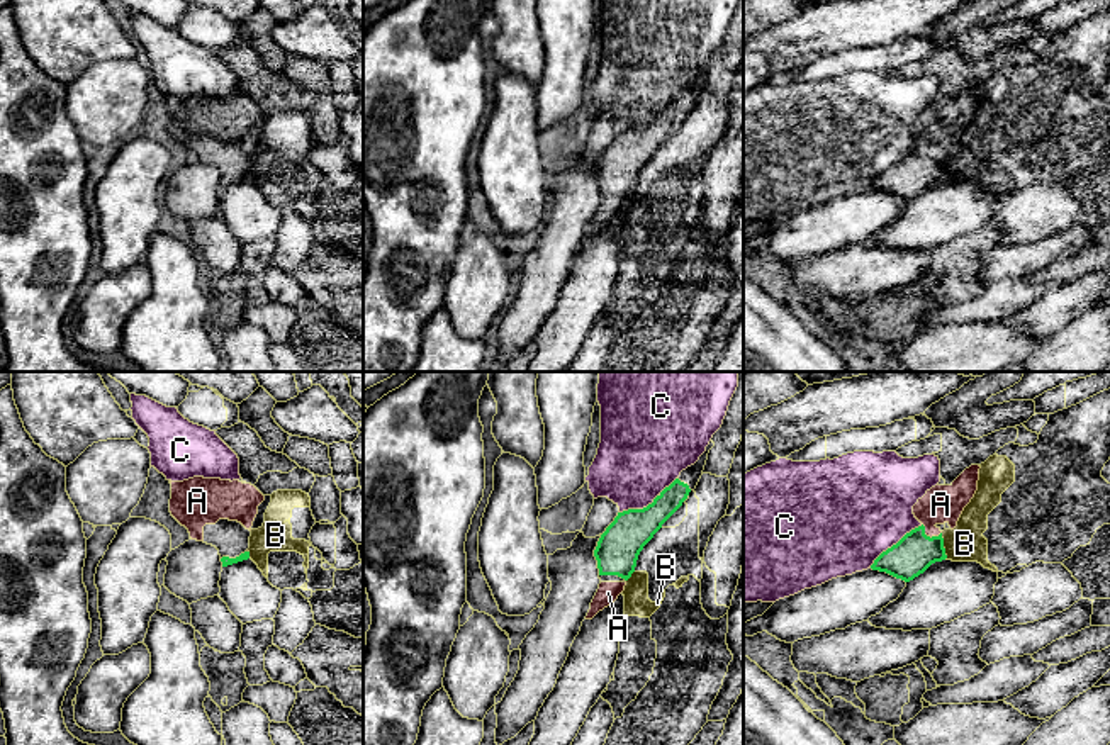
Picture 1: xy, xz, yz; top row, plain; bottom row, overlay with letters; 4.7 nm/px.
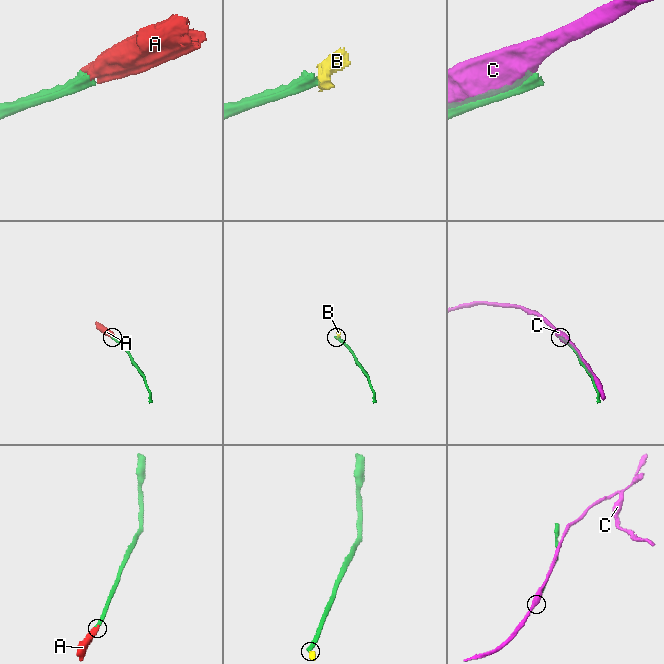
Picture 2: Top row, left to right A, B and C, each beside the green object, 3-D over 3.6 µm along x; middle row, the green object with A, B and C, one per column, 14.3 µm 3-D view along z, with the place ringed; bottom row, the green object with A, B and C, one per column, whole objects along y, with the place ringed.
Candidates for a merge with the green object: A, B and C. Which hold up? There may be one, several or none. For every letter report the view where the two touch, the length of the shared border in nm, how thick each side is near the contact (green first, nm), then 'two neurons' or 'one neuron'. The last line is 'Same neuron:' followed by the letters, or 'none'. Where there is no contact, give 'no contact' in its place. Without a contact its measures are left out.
A: yz | 110 nm | 190/180 nm | one neuron
B: yz | 130 nm | 190/180 nm | two neurons
C: xz | 320 nm | 200/400 nm | two neurons
Same neuron: A

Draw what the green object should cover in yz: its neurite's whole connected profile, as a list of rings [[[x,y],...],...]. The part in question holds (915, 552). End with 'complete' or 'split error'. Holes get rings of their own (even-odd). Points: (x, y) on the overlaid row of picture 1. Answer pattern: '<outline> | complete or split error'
[[[971,465],[950,485],[935,485],[927,490],[927,494],[913,506],[913,514],[922,524],[906,533],[896,545],[883,552],[874,560],[871,569],[910,582],[923,574],[932,563],[945,560],[947,555],[944,548],[942,531],[939,526],[944,523],[947,523],[950,529],[957,526],[964,507],[971,502],[978,490],[979,468],[979,465]]] | split error

